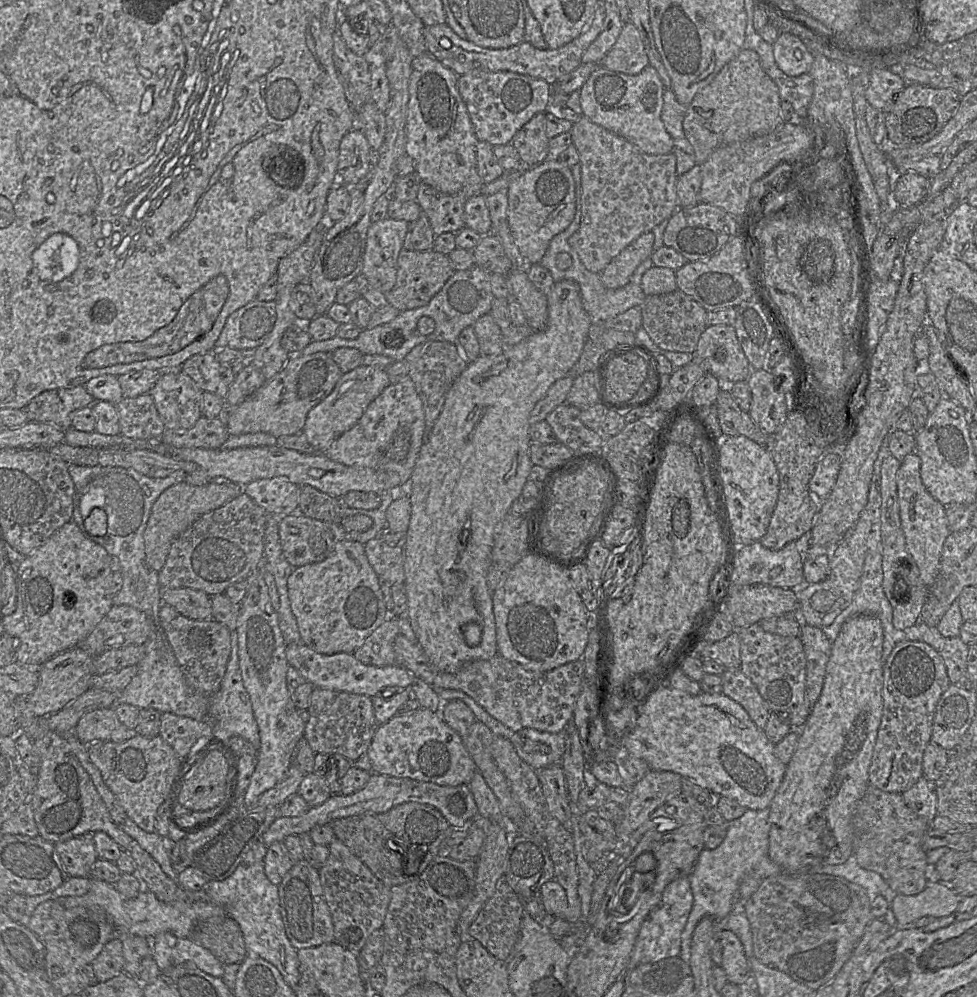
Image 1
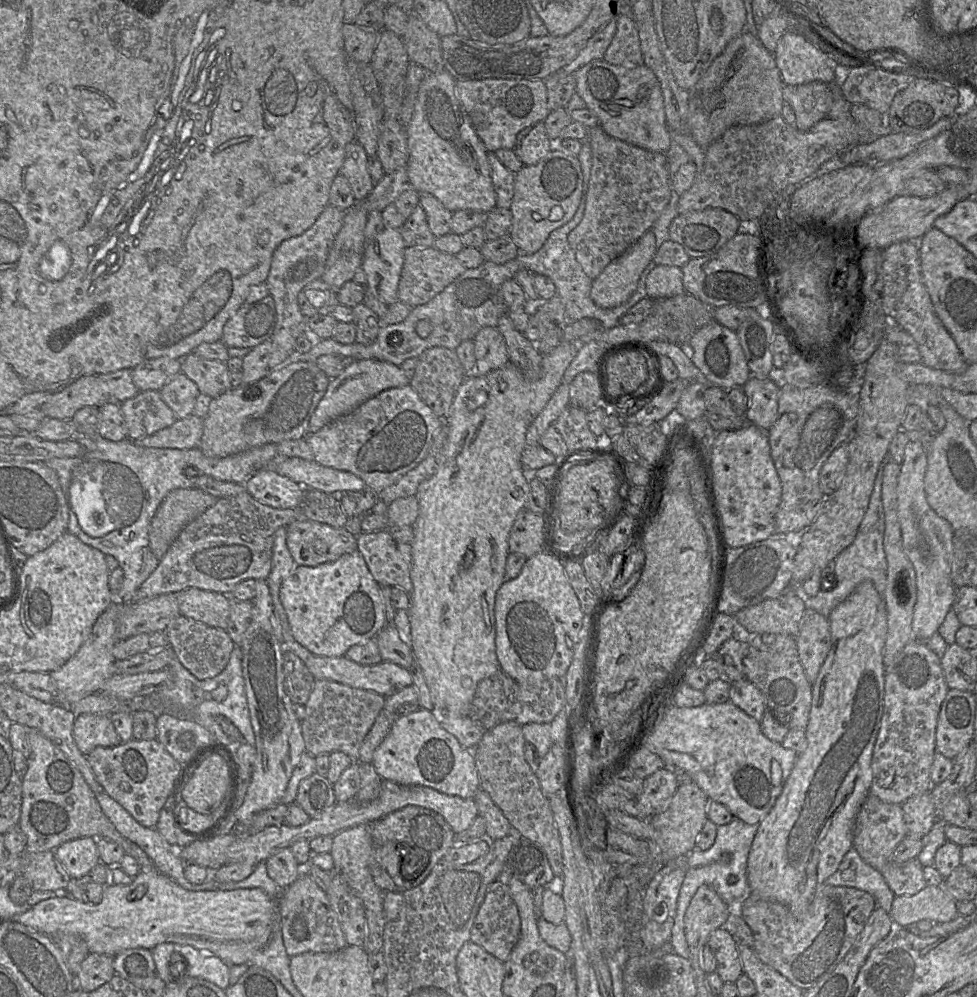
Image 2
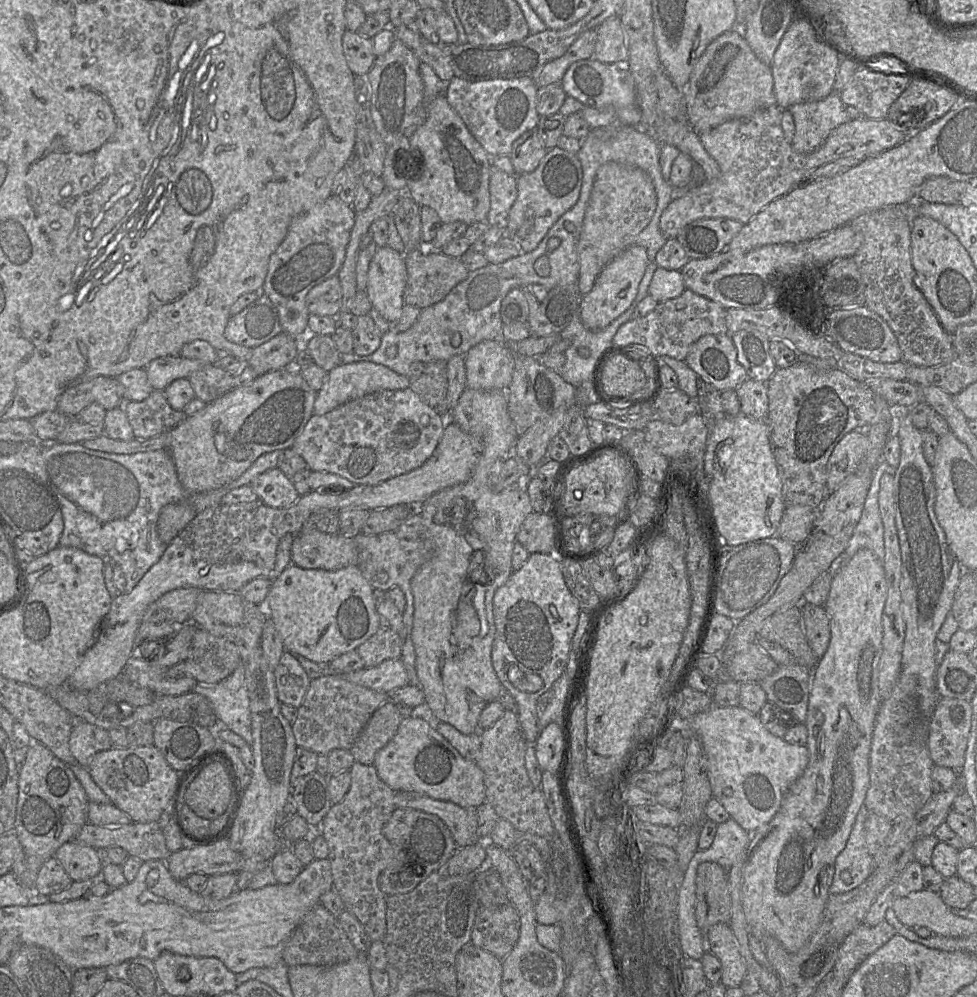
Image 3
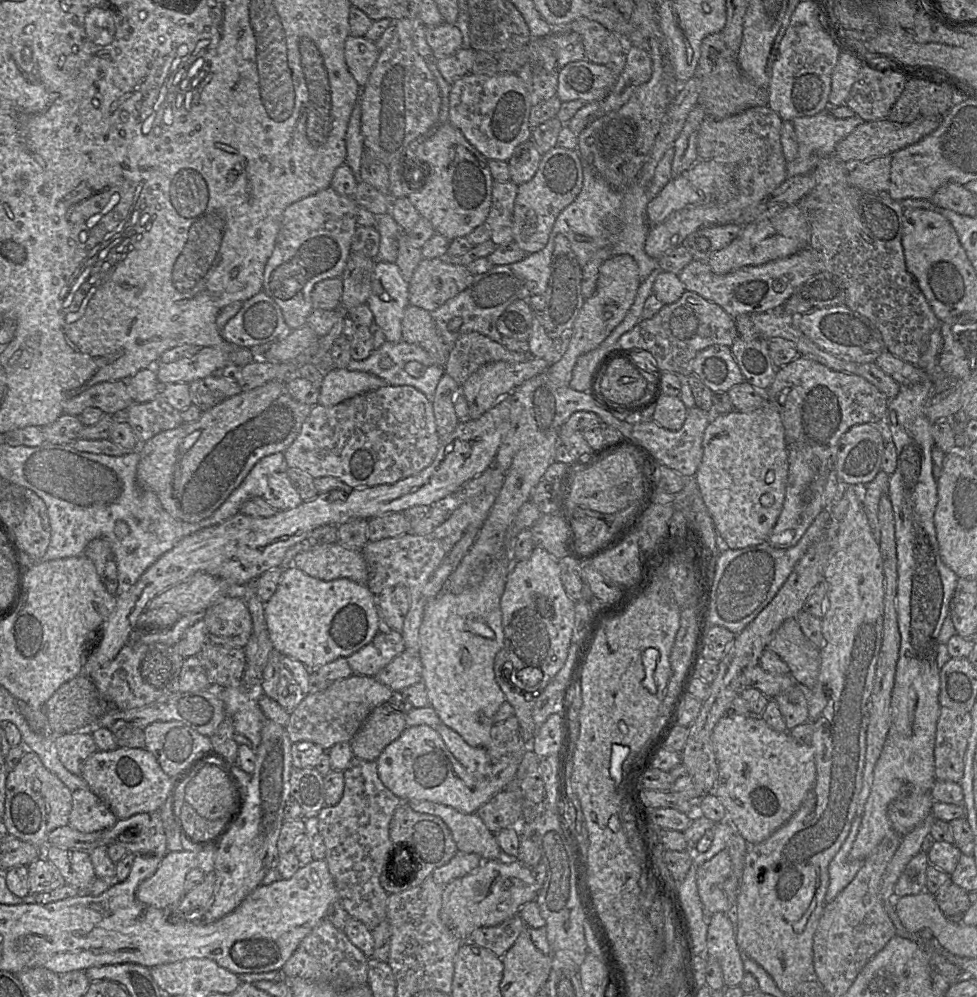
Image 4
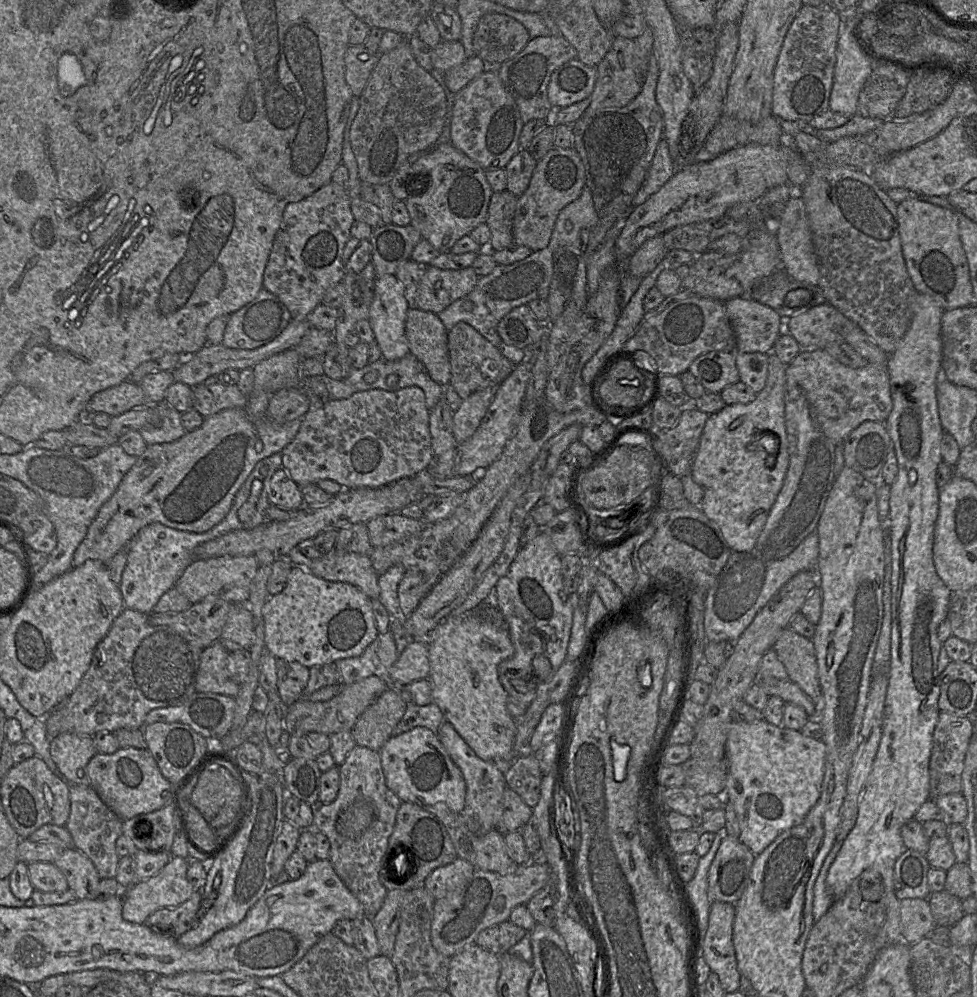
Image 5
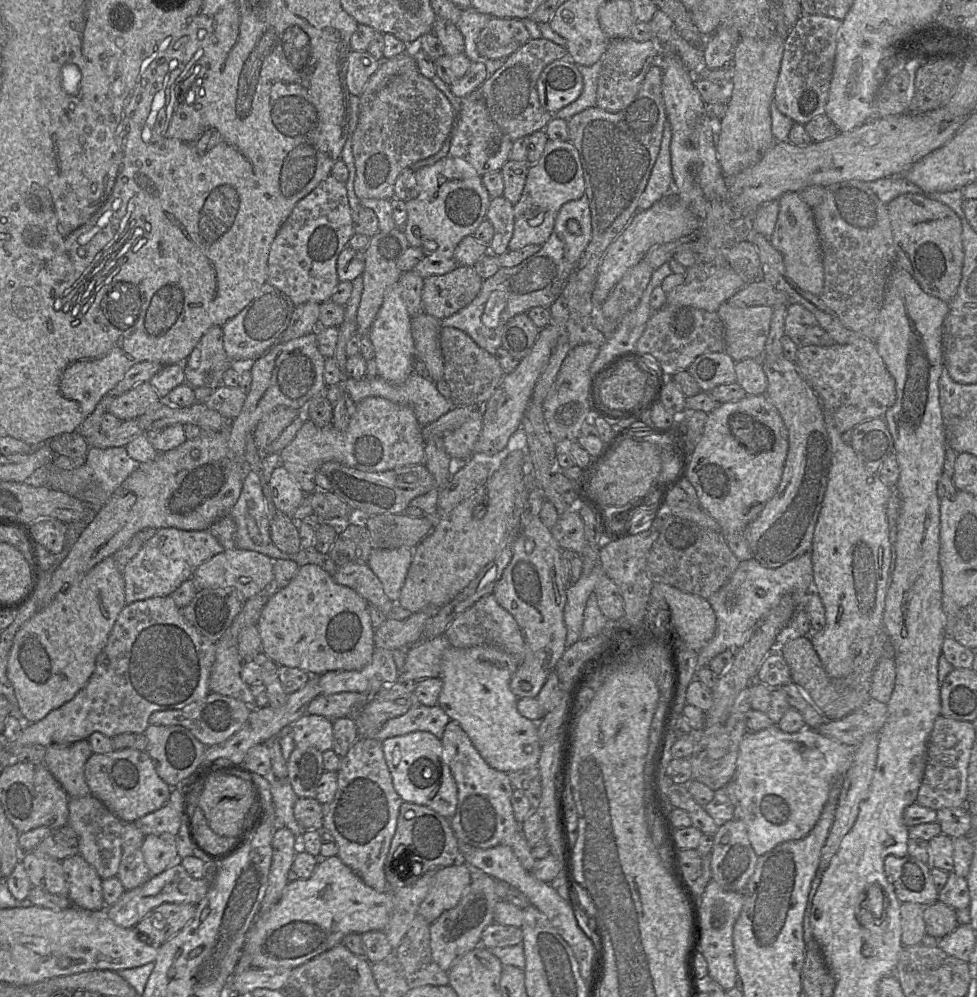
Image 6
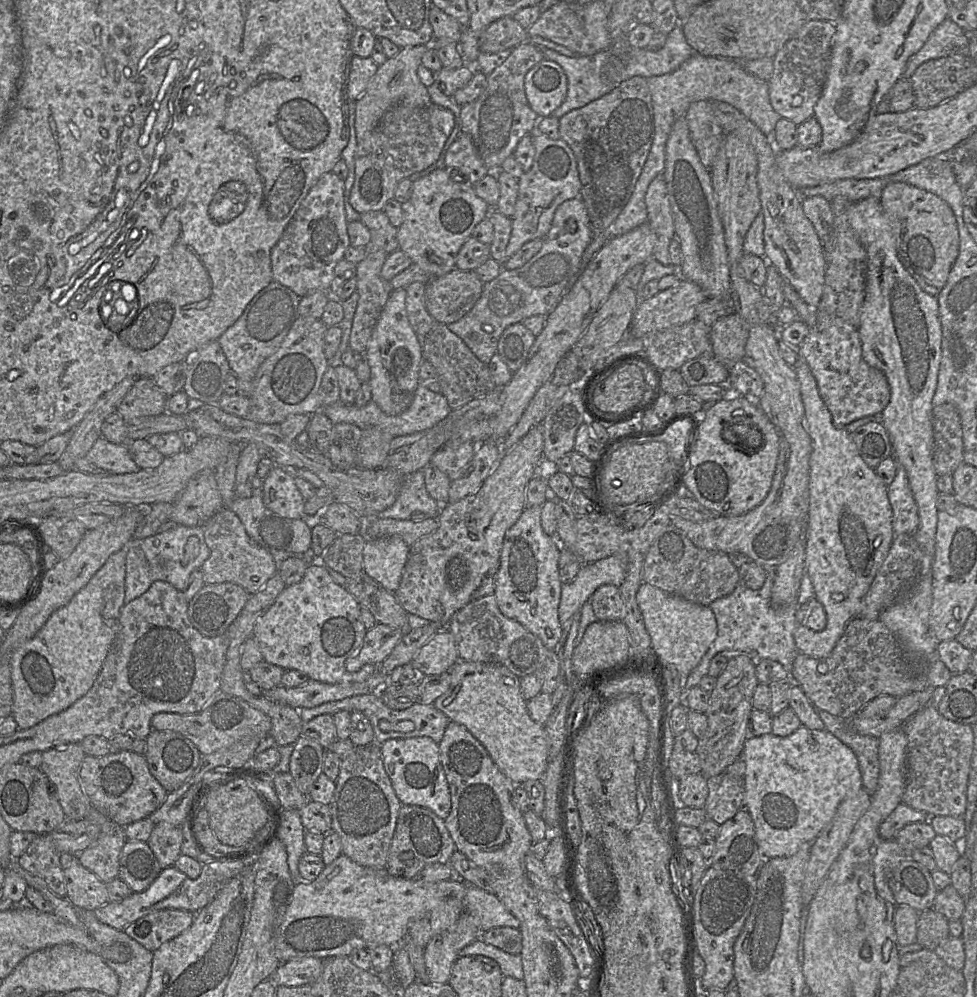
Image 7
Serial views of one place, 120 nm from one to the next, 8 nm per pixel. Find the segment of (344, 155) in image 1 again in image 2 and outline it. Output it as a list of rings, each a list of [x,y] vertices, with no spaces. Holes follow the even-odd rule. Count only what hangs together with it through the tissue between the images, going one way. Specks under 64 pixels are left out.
[[[356,140],[346,147],[346,156],[340,173],[346,177],[354,194],[355,202],[363,201],[375,183],[368,172],[368,155]]]

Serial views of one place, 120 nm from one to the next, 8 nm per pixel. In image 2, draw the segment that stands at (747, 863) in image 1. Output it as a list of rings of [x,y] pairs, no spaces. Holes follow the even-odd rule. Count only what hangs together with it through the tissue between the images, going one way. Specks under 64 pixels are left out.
[[[734,817],[730,823],[718,826],[714,844],[708,850],[695,847],[688,854],[688,870],[679,892],[670,939],[675,954],[686,959],[691,958],[685,936],[685,914],[694,894],[701,885],[710,886],[731,909],[738,908],[750,896],[747,861],[758,827],[759,824],[750,825]]]

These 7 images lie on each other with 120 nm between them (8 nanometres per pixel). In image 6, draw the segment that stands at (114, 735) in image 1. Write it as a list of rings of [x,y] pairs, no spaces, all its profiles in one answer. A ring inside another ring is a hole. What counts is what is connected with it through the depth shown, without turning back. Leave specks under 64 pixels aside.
[[[88,740],[57,742],[44,748],[43,763],[61,784],[69,798],[91,794],[84,767],[93,754]]]

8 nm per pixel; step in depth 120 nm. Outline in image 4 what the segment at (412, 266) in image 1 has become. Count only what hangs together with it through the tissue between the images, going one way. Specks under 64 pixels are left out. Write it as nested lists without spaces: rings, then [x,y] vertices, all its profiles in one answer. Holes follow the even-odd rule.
[[[422,258],[408,283],[409,303],[432,312],[466,289],[472,281],[473,275],[466,266],[452,264],[447,258]]]

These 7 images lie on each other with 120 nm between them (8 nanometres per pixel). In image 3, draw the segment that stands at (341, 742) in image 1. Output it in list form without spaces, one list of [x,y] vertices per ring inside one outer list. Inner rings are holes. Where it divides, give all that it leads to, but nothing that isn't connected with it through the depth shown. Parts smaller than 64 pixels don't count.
[[[327,673],[313,679],[292,723],[296,744],[319,755],[334,749],[350,750],[372,714],[389,699],[389,694],[352,683],[341,674]]]

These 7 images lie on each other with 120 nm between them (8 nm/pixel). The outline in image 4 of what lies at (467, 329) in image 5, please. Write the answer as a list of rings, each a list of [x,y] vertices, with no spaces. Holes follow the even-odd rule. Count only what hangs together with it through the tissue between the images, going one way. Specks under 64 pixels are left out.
[[[479,332],[462,334],[449,351],[445,373],[460,386],[481,366],[490,362],[523,362],[529,353],[510,351]]]

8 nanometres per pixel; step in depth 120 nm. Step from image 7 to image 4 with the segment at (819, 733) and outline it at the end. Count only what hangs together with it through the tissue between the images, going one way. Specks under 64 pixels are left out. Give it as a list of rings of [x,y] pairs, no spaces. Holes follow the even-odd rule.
[[[725,715],[715,725],[712,733],[712,742],[719,767],[719,779],[714,784],[714,793],[727,809],[727,819],[740,832],[749,844],[760,843],[769,838],[777,829],[784,825],[800,808],[810,790],[812,790],[817,777],[815,751],[809,744],[802,744],[795,740],[788,731],[774,730],[761,716]]]

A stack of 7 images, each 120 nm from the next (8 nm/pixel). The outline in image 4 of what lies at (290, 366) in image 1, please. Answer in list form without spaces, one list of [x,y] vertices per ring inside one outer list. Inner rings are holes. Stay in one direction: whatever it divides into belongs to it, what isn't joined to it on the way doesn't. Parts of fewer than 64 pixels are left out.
[[[272,380],[250,391],[242,391],[203,412],[197,421],[190,423],[183,422],[179,427],[161,432],[148,442],[141,444],[137,449],[140,452],[140,461],[136,472],[137,482],[140,487],[153,491],[158,496],[163,508],[173,518],[187,523],[197,523],[210,517],[225,502],[259,460],[271,454],[284,452],[293,443],[300,433],[303,423],[309,416],[312,407],[295,400],[288,391],[286,381],[282,380]]]

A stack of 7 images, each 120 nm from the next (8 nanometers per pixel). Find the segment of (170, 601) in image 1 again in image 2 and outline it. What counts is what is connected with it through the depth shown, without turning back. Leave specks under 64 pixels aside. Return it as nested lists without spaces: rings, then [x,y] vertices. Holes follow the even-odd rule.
[[[187,588],[175,594],[181,615],[226,630],[230,615],[229,595],[199,588]]]

